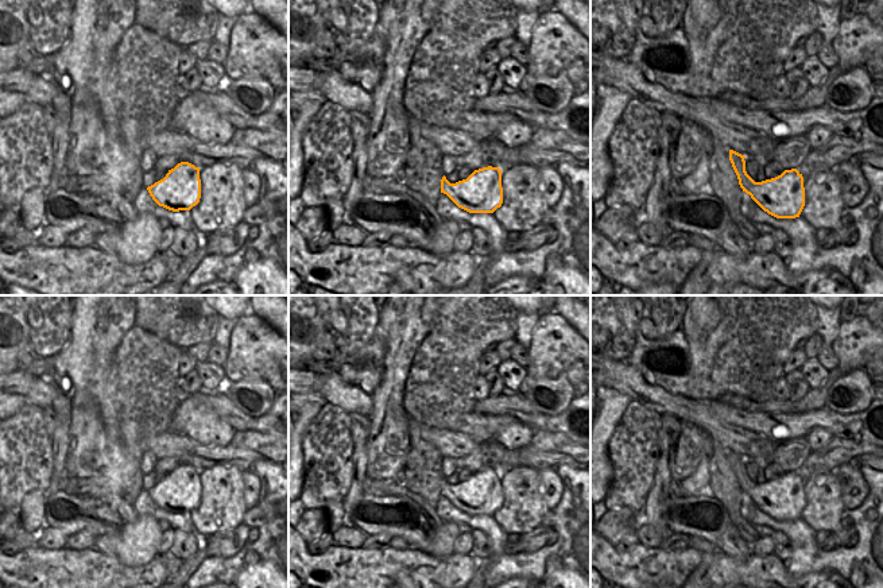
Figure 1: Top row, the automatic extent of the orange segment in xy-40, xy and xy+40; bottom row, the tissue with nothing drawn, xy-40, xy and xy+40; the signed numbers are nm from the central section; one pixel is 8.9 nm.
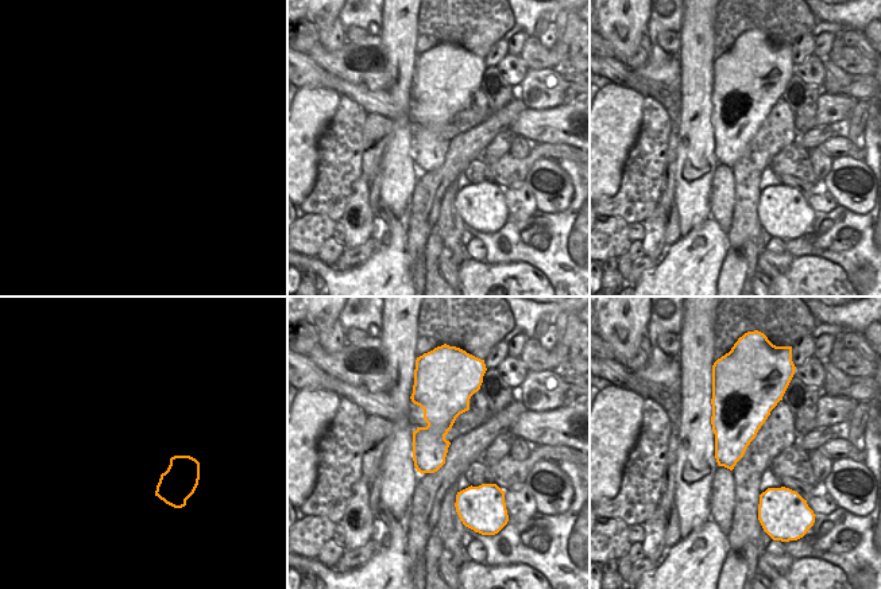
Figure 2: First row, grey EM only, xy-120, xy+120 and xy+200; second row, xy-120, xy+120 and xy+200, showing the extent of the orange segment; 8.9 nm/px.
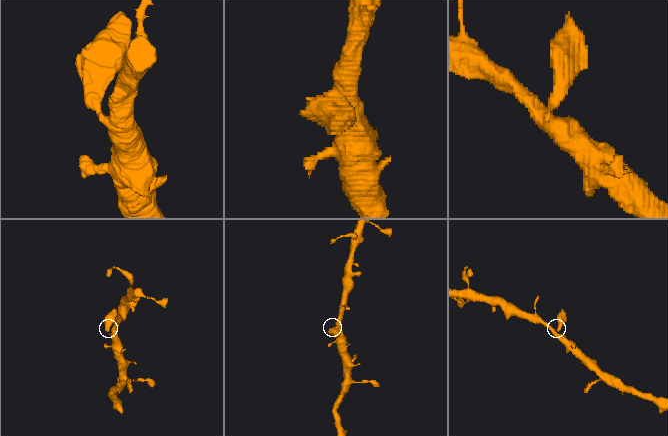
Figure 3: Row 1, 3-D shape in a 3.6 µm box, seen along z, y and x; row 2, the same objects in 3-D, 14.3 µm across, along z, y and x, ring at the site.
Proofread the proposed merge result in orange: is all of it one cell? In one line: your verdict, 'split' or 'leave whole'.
leave whole

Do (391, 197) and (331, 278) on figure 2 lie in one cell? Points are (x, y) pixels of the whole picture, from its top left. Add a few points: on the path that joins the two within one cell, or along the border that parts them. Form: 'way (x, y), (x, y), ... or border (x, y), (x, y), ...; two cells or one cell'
border (382, 208), (400, 217), (405, 224); two cells

